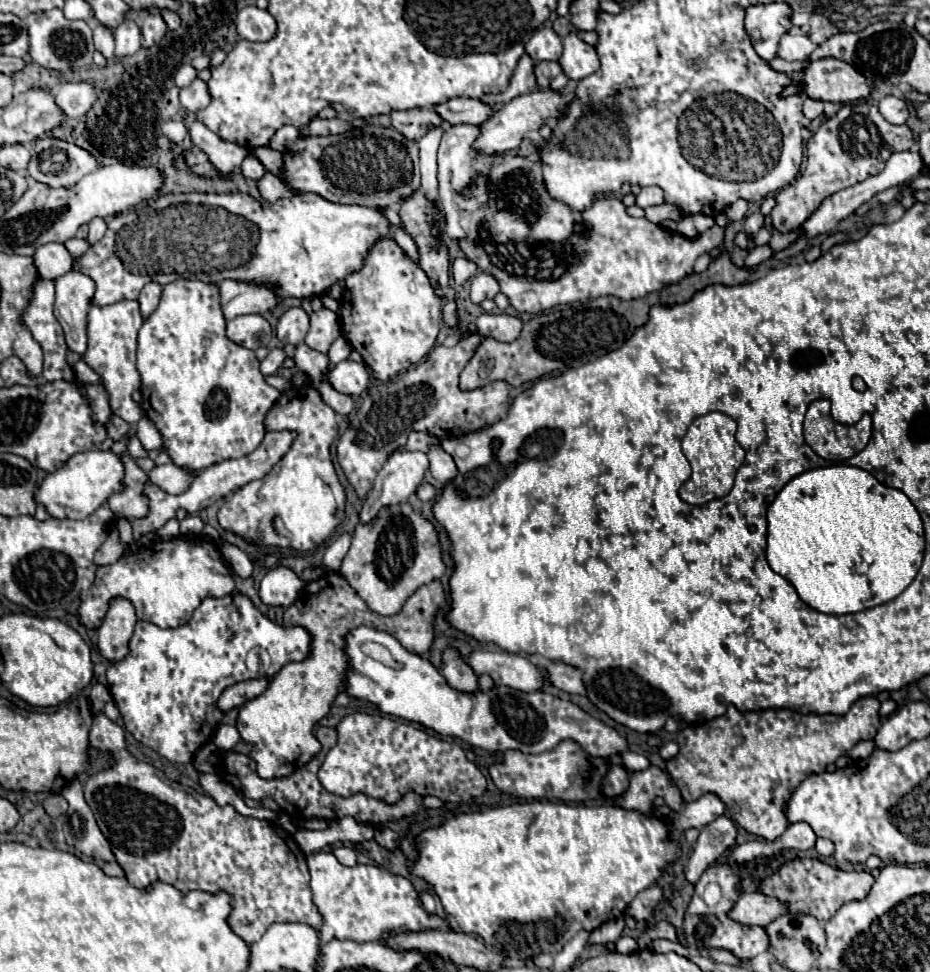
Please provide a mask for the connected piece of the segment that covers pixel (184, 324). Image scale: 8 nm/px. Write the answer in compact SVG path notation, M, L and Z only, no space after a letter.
M179 279L163 287L161 303L139 331L137 371L141 375L143 415L159 429L163 449L171 461L189 471L201 471L223 459L239 459L253 453L265 437L265 413L279 399L279 391L265 383L259 361L251 349L245 349L225 337L225 319L219 305L219 289L211 283Z

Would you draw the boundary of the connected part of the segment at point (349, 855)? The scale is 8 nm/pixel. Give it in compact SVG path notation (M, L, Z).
M339 847L339 849L333 849L333 855L343 863L343 865L357 865L357 857L355 857L355 851L349 849L349 847Z

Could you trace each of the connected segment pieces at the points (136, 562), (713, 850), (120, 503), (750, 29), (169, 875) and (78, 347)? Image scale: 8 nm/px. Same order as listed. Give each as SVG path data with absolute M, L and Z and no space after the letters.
M203 535L177 537L175 541L159 541L159 551L145 547L125 553L117 563L97 567L93 593L83 595L79 605L79 623L87 629L101 627L109 603L117 597L129 599L137 611L137 619L155 623L161 629L183 627L193 611L207 597L225 597L235 589L235 575L223 563L219 549Z
M721 815L713 823L705 825L701 829L701 835L695 843L695 851L687 865L687 881L697 883L701 873L709 865L713 865L715 859L719 859L723 853L727 853L729 849L735 847L735 839L737 839L737 827L725 815Z
M125 451L121 455L121 461L123 461L123 467L125 467L123 489L113 493L107 501L107 505L115 515L119 515L127 521L133 521L137 517L143 517L149 509L147 497L143 497L143 487L149 479L147 479L147 473L137 467L137 463L129 455L129 451Z
M769 3L769 5L751 5L745 15L747 35L765 61L771 61L777 55L777 45L783 33L789 31L791 7L787 3Z
M97 715L93 719L89 743L97 751L111 753L113 765L87 779L85 801L93 809L99 829L111 843L117 863L123 867L125 877L133 887L145 889L157 881L163 881L177 887L181 893L225 891L231 897L231 913L227 923L245 943L259 941L271 923L305 923L319 931L321 915L311 901L309 869L293 835L273 821L243 817L231 805L221 807L213 797L195 793L193 789L167 779L157 767L137 761L125 747L123 729L105 715Z
M69 271L69 275L61 275L61 279L55 279L55 317L65 331L67 347L79 355L83 355L87 349L85 325L87 325L87 311L91 307L93 291L95 291L95 283L83 273Z

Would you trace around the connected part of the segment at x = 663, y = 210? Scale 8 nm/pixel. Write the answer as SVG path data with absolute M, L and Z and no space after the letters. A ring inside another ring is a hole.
M663 203L663 205L657 205L657 207L647 207L647 209L645 209L645 217L651 219L653 223L661 223L661 221L665 221L665 219L679 221L681 213L679 213L677 207Z

